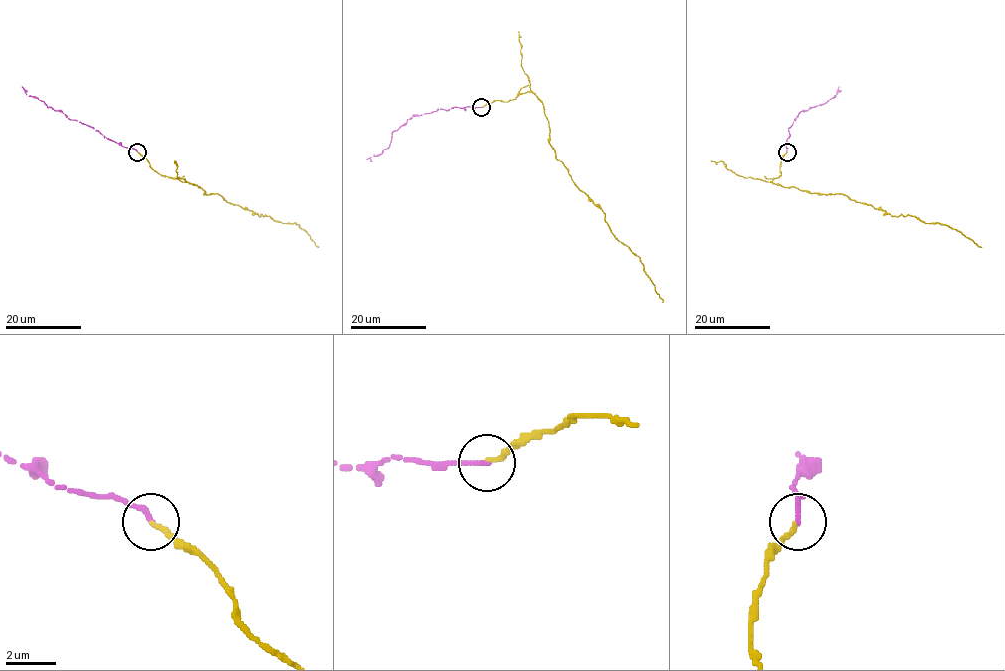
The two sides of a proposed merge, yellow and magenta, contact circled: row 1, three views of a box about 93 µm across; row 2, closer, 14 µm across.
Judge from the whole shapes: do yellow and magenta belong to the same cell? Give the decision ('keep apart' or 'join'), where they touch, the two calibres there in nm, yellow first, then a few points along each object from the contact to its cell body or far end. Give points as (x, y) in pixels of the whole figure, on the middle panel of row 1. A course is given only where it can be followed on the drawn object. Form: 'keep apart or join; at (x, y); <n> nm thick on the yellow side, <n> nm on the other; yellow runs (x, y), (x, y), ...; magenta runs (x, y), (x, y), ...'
join; at (481, 107); 200 nm thick on the yellow side, 200 nm on the other; yellow runs (481, 107), (526, 92), (536, 95), (556, 158), (603, 212), (615, 237), (639, 257), (662, 302); magenta runs (481, 107), (453, 107), (414, 115), (391, 133), (386, 148), (366, 159)

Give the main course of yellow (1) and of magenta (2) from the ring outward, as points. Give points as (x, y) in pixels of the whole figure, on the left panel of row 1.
1: (137, 152), (160, 175), (188, 181), (204, 194), (218, 194), (261, 216), (295, 223), (318, 247)
2: (137, 152), (69, 119), (62, 111), (47, 106), (36, 97), (29, 96), (22, 86)

